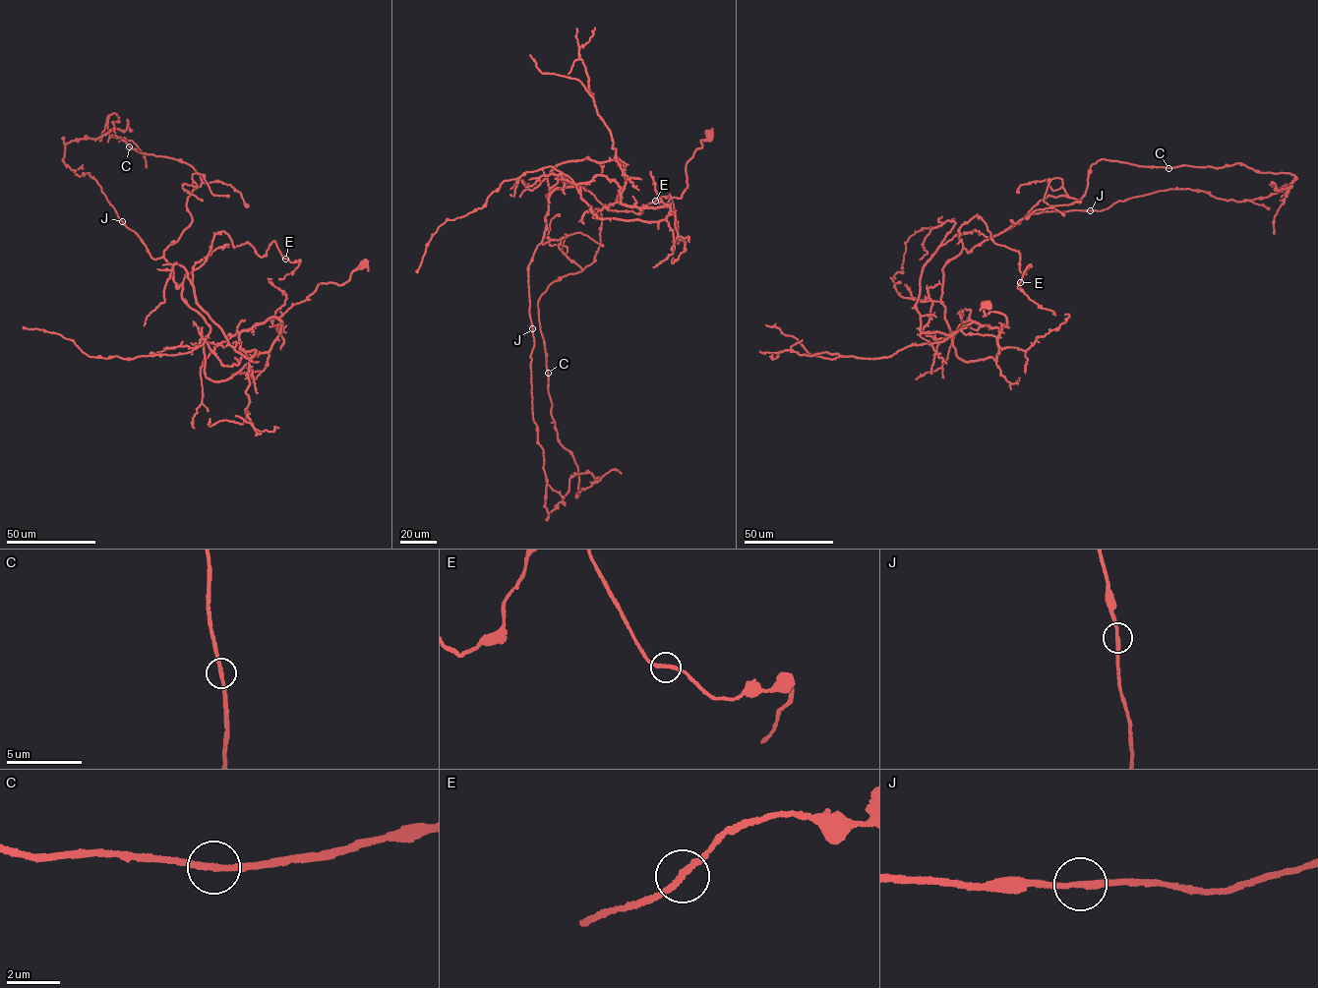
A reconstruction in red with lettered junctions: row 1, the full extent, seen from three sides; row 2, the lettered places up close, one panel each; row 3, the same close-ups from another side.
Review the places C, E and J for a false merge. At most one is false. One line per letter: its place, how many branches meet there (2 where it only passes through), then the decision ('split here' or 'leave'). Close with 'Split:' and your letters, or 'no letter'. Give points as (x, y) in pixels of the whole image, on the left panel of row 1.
C: place (129, 146); branches 2; leave
E: place (285, 259); branches 2; leave
J: place (122, 221); branches 2; leave
Split: no letter

